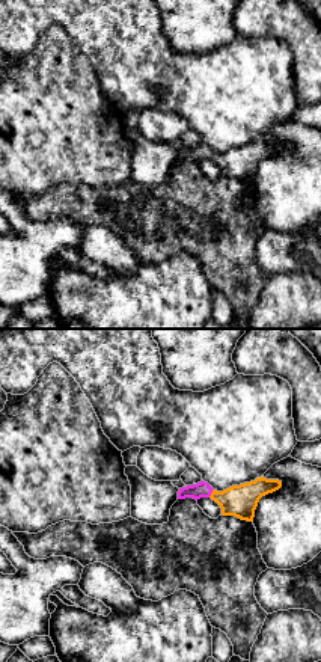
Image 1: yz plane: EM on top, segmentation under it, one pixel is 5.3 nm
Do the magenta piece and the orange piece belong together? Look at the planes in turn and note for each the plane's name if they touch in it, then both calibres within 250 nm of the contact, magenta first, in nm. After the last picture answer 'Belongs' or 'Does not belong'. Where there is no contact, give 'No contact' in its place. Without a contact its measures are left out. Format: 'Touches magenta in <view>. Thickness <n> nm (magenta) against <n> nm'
Touches magenta in yz. Thickness 90 nm (magenta) against 170 nm

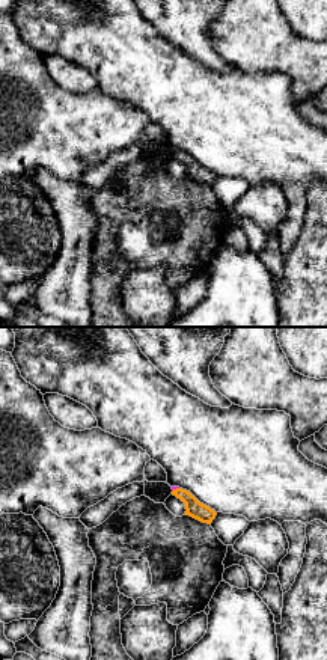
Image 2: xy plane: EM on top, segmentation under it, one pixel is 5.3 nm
Touches magenta in xy. Thickness 20 nm (magenta) against 90 nm

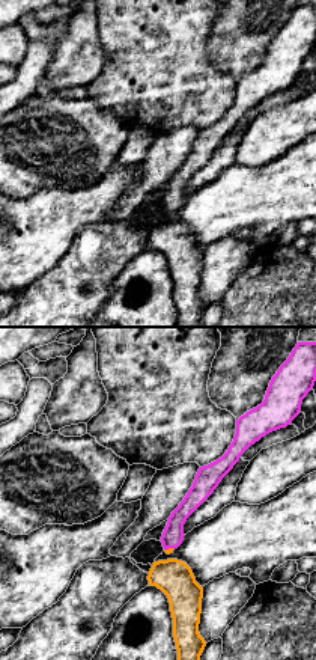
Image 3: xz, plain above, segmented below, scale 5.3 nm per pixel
Touches magenta in xz. Thickness 110 nm (magenta) against 30 nm

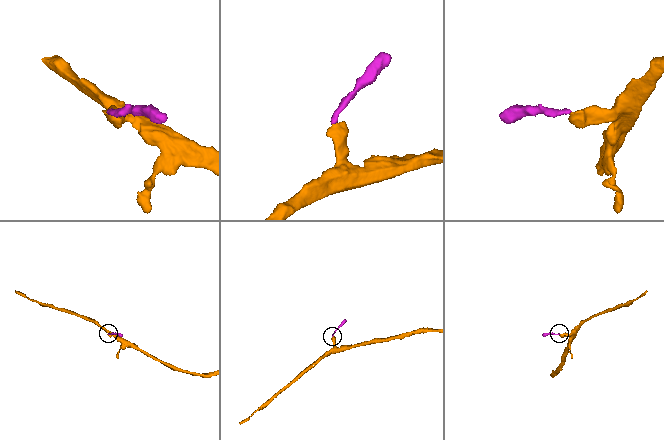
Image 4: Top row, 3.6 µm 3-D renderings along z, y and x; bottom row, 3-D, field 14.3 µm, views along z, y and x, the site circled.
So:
Belongs

